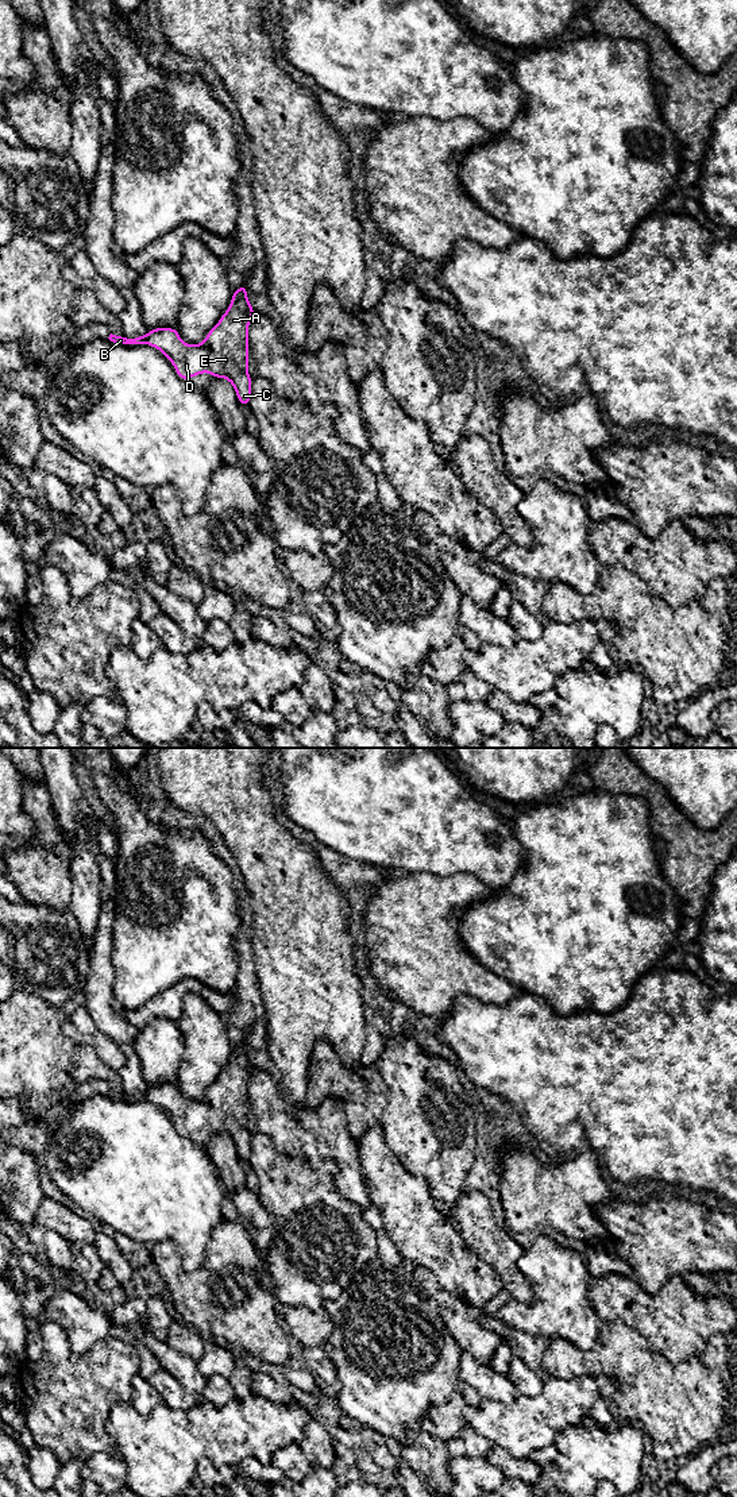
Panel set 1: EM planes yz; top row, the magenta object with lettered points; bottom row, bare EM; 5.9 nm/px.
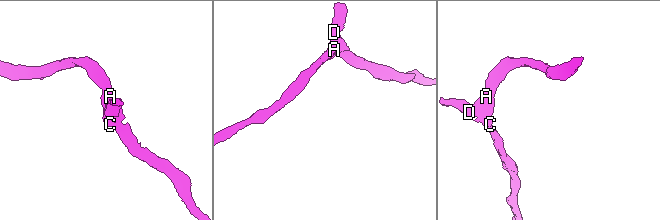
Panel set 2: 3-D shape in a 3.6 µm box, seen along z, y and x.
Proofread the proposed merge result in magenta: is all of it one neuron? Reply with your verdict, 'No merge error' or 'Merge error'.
No merge error

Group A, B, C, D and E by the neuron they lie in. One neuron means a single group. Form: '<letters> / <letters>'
A B C D E

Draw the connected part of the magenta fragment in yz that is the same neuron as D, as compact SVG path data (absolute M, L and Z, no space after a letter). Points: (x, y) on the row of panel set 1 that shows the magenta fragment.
M244 283L232 292L231 305L220 317L219 323L208 332L201 344L189 346L180 337L177 328L153 328L147 335L127 339L120 335L109 335L109 340L117 344L138 346L148 344L159 350L174 366L175 373L182 381L208 371L213 378L228 379L242 406L248 406L251 400L251 382L248 369L248 324L255 315Z

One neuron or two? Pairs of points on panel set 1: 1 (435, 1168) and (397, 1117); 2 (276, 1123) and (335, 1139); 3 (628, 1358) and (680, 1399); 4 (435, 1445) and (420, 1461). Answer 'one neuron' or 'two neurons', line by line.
1: one neuron
2: one neuron
3: one neuron
4: one neuron

